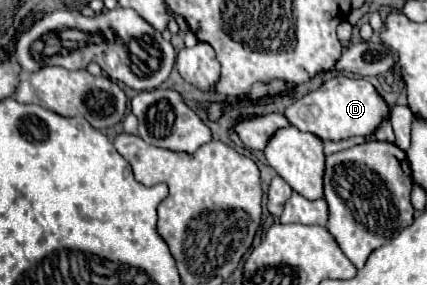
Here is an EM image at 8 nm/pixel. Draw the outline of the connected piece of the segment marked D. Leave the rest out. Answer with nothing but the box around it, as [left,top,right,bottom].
[283,75,389,141]

